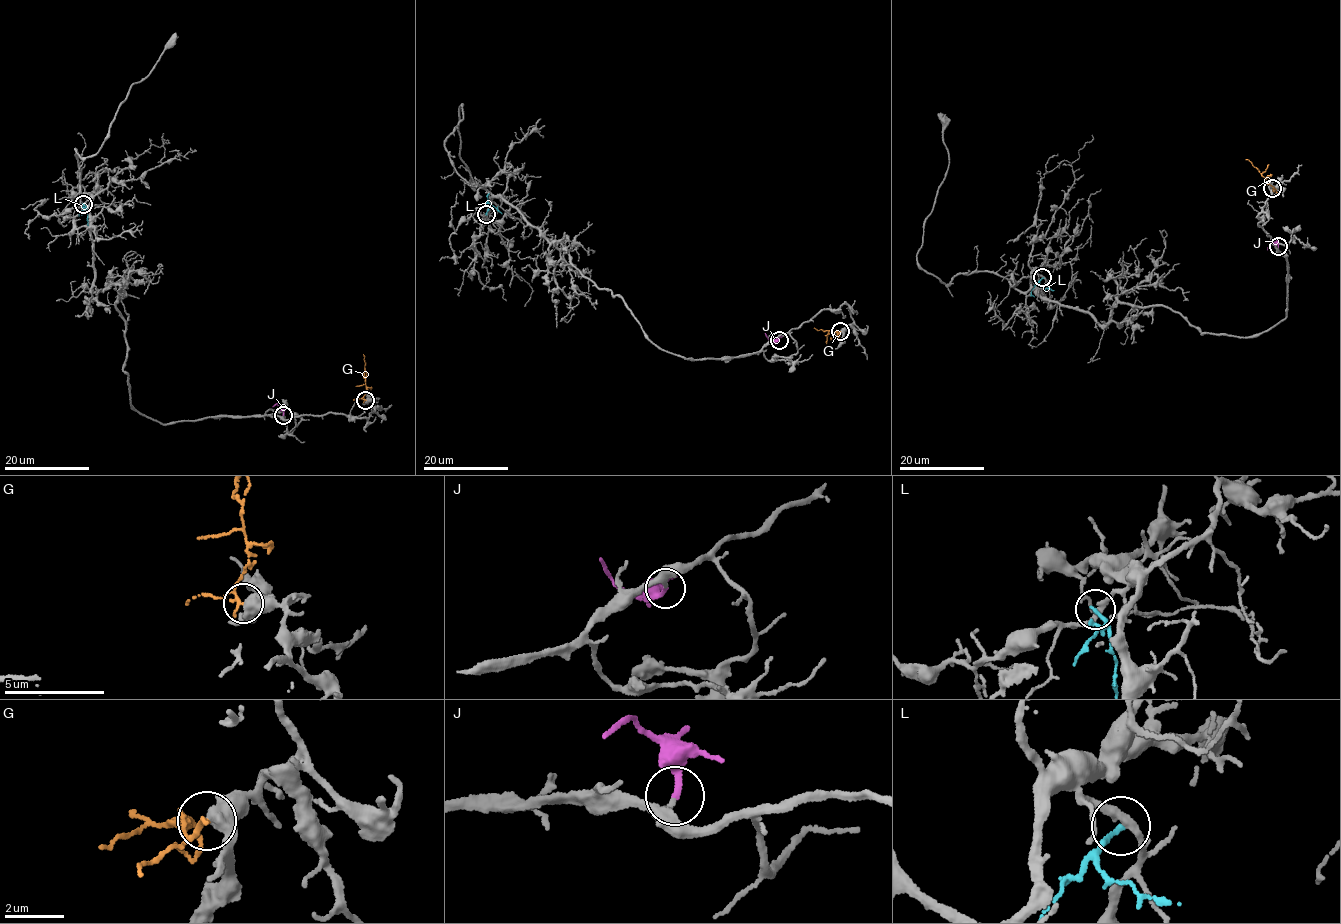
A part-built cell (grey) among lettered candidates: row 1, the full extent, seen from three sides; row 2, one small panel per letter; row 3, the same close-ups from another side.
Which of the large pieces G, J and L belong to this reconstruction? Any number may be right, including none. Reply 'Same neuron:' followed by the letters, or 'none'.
Same neuron: J

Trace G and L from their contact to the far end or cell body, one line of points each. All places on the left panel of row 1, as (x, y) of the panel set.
G: (365, 400), (367, 373), (363, 354)
L: (83, 204), (88, 225)

